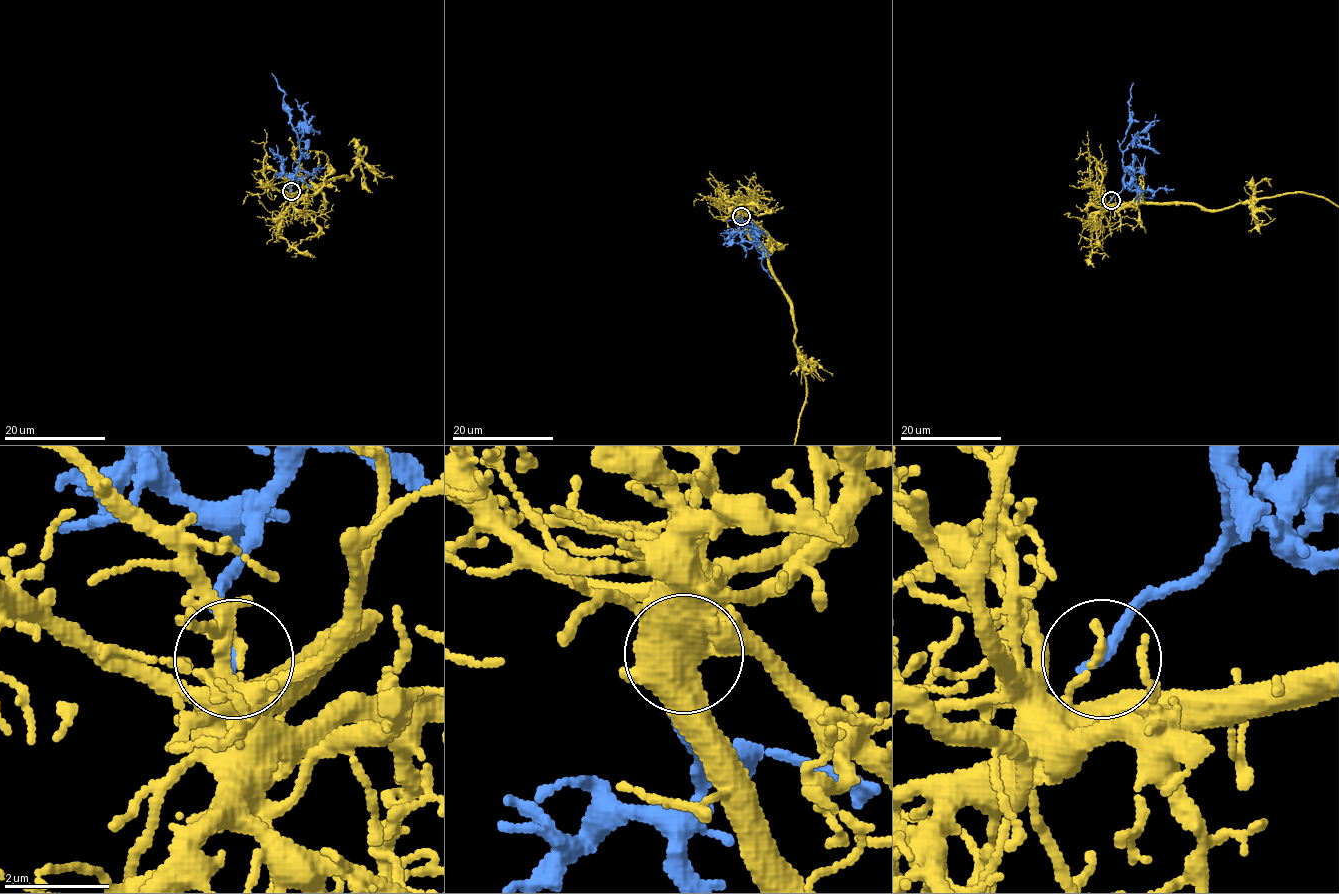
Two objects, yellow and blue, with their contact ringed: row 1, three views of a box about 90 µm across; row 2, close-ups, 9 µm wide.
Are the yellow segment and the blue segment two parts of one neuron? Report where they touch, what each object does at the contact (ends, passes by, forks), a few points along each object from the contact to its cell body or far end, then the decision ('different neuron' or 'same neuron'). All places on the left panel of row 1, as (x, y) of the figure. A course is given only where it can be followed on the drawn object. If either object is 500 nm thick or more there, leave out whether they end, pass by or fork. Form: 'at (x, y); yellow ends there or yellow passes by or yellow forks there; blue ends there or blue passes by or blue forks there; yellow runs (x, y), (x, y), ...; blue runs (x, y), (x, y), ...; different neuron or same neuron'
at (291, 191); yellow ends there; blue ends there; blue runs (291, 190), (290, 182), (300, 153), (288, 106), (283, 99), (284, 92), (272, 73); different neuron

